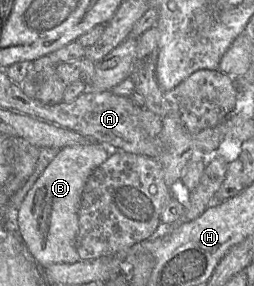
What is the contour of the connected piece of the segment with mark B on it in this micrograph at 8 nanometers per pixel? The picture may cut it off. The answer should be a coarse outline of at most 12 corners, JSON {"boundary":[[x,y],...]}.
{"boundary":[[117,150],[57,152],[25,195],[16,232],[43,267],[75,263],[90,174]]}

